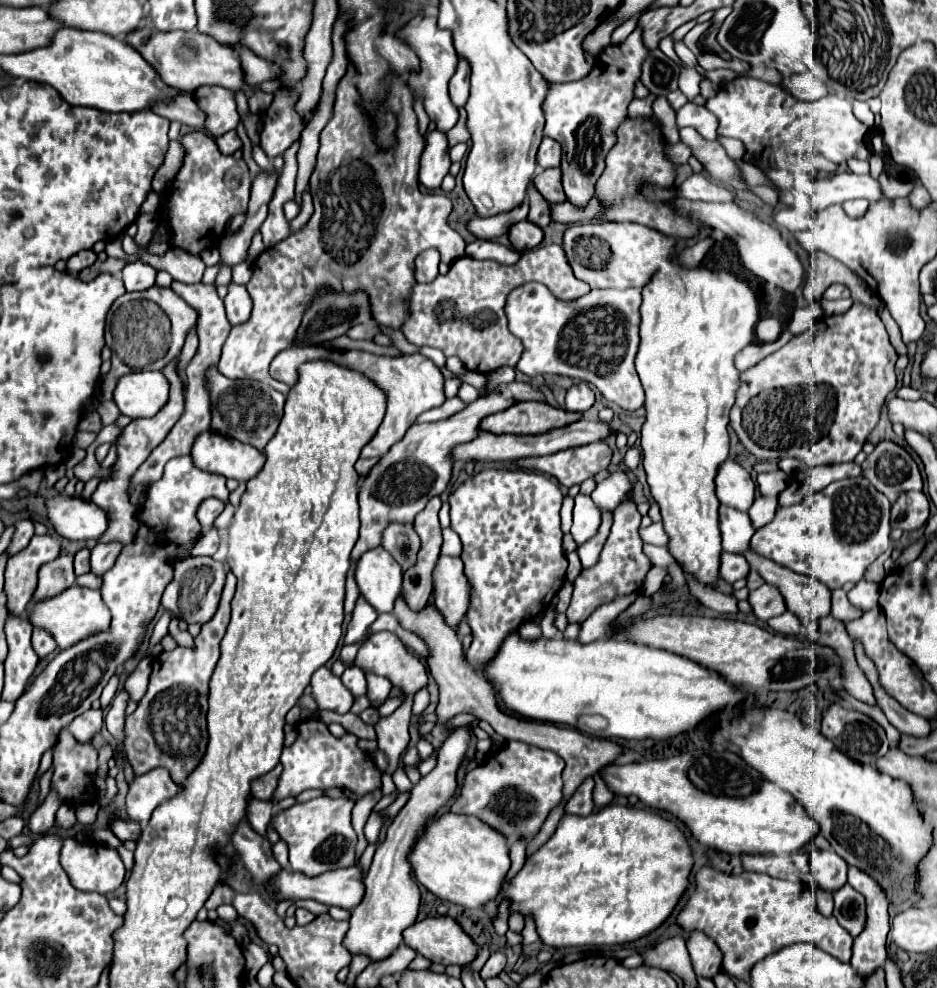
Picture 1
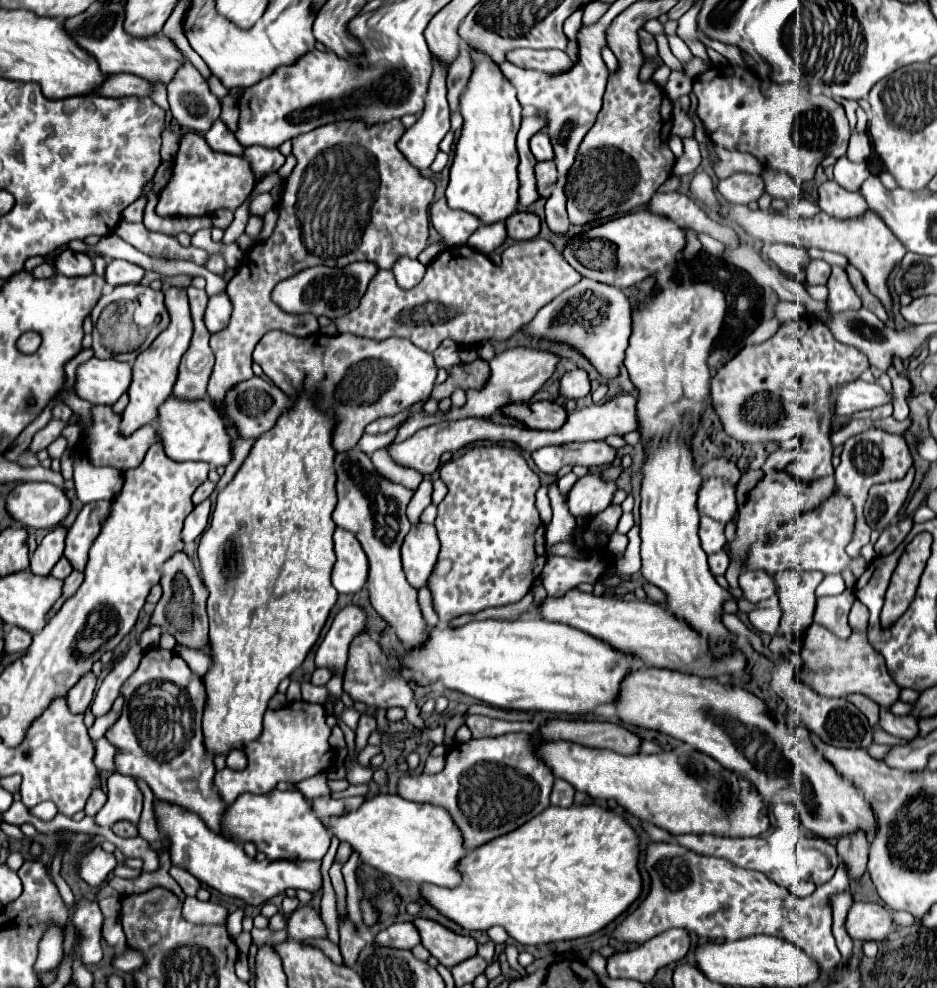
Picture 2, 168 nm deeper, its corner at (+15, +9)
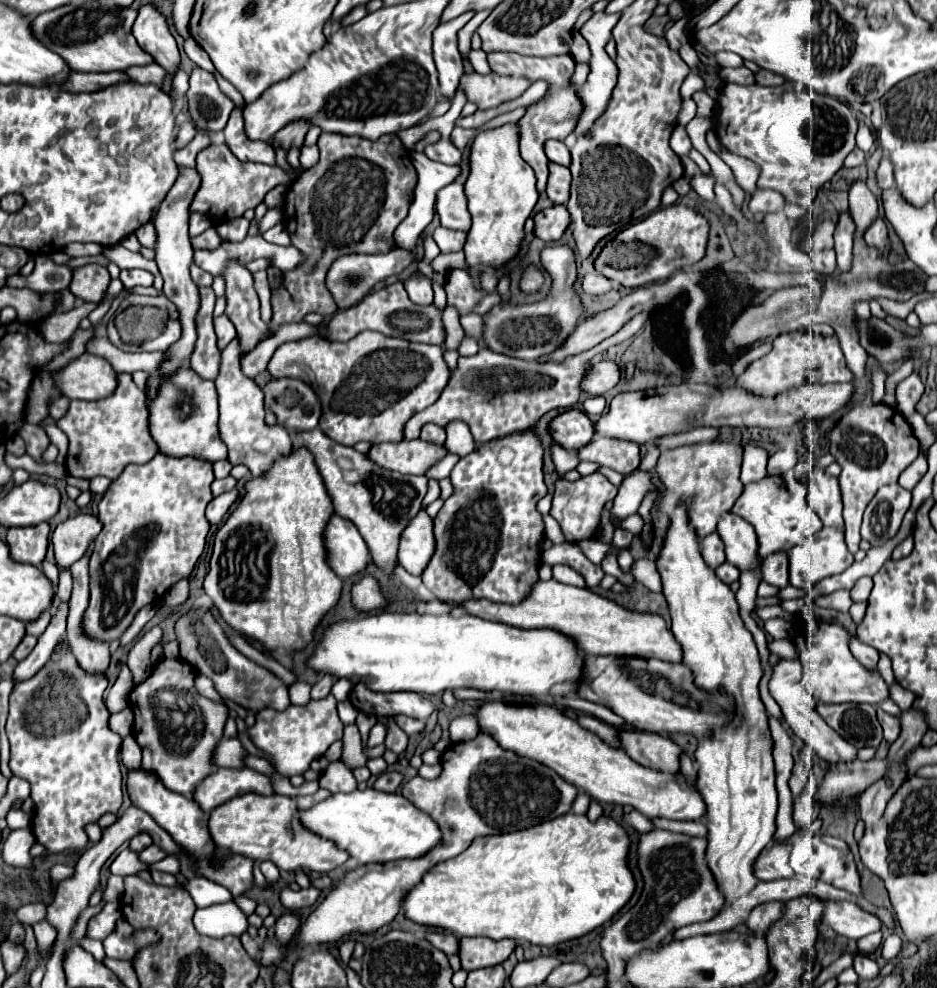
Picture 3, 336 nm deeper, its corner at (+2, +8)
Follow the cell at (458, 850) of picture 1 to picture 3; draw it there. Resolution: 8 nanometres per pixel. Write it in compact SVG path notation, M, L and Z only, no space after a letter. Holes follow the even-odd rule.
M364 789L354 793L336 793L326 801L314 805L308 811L298 813L304 827L312 833L334 841L340 849L348 851L358 865L386 863L396 859L418 859L430 853L442 843L442 831L402 793L382 793L376 789Z

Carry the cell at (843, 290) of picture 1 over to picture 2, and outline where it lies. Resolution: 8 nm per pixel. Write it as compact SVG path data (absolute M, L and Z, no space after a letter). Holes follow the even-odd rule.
M811 260L805 266L805 280L807 284L827 284L829 280L829 264L823 260Z

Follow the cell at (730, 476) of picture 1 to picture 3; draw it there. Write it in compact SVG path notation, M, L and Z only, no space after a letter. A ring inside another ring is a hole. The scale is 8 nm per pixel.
M730 511L718 519L716 531L726 545L726 561L736 565L740 571L756 567L758 541L748 521L738 519L736 513Z

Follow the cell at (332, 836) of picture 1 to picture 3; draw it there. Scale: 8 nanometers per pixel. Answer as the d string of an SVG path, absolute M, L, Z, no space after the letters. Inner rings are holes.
M246 793L234 797L210 813L210 835L220 851L232 849L232 853L246 855L254 861L274 861L278 869L292 871L294 867L310 867L316 873L328 873L348 861L348 853L338 849L332 841L302 829L298 821L298 809L294 809L294 799L286 795L258 795Z

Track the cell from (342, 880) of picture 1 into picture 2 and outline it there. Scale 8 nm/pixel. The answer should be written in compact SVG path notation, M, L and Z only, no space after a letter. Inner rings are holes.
M155 800L153 812L157 820L157 830L161 832L161 836L167 836L169 840L171 864L191 872L201 882L201 886L215 888L225 896L241 898L253 906L265 904L269 898L285 892L287 888L303 888L307 892L315 892L321 888L321 872L319 872L321 862L299 862L299 860L257 862L245 856L241 844L231 842L221 834L209 830L197 814L187 812L177 804Z

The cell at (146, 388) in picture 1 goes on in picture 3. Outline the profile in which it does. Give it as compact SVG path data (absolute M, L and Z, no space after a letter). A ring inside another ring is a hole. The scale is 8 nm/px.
M84 353L56 375L58 389L68 399L98 401L118 387L118 373L104 357Z

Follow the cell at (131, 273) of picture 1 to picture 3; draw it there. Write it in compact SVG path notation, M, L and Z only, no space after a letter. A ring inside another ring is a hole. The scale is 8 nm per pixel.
M130 269L130 271L120 273L120 281L124 283L126 289L132 289L136 285L150 287L154 283L154 275L150 271L146 271L146 269Z

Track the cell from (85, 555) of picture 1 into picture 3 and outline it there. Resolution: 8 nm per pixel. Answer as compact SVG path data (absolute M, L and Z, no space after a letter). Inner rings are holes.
M62 569L60 579L58 579L58 597L62 601L68 601L70 593L72 593L72 573L70 569Z

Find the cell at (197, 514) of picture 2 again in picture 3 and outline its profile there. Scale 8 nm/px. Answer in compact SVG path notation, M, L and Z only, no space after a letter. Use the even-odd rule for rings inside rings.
M228 491L228 493L222 493L222 495L214 497L208 503L208 507L206 507L206 519L210 521L210 525L218 525L224 519L224 515L228 513L228 509L236 501L236 497L238 497L238 491Z

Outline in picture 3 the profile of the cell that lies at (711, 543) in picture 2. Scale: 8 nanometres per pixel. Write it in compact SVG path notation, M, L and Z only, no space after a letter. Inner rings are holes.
M710 533L702 539L702 557L712 569L716 569L718 565L722 565L726 561L724 545L722 545L722 539L718 537L718 533Z

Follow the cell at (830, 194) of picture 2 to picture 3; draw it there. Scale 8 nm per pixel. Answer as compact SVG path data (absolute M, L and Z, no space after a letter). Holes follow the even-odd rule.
M876 217L874 223L864 231L864 241L866 245L876 245L882 251L888 247L888 231L886 231L886 223L882 217Z

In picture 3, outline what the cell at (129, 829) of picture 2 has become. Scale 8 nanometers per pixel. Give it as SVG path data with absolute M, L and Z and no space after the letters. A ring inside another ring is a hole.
M138 833L138 835L134 835L130 839L130 849L136 851L136 853L140 853L142 849L146 849L148 845L152 845L152 837L146 835L146 833Z

